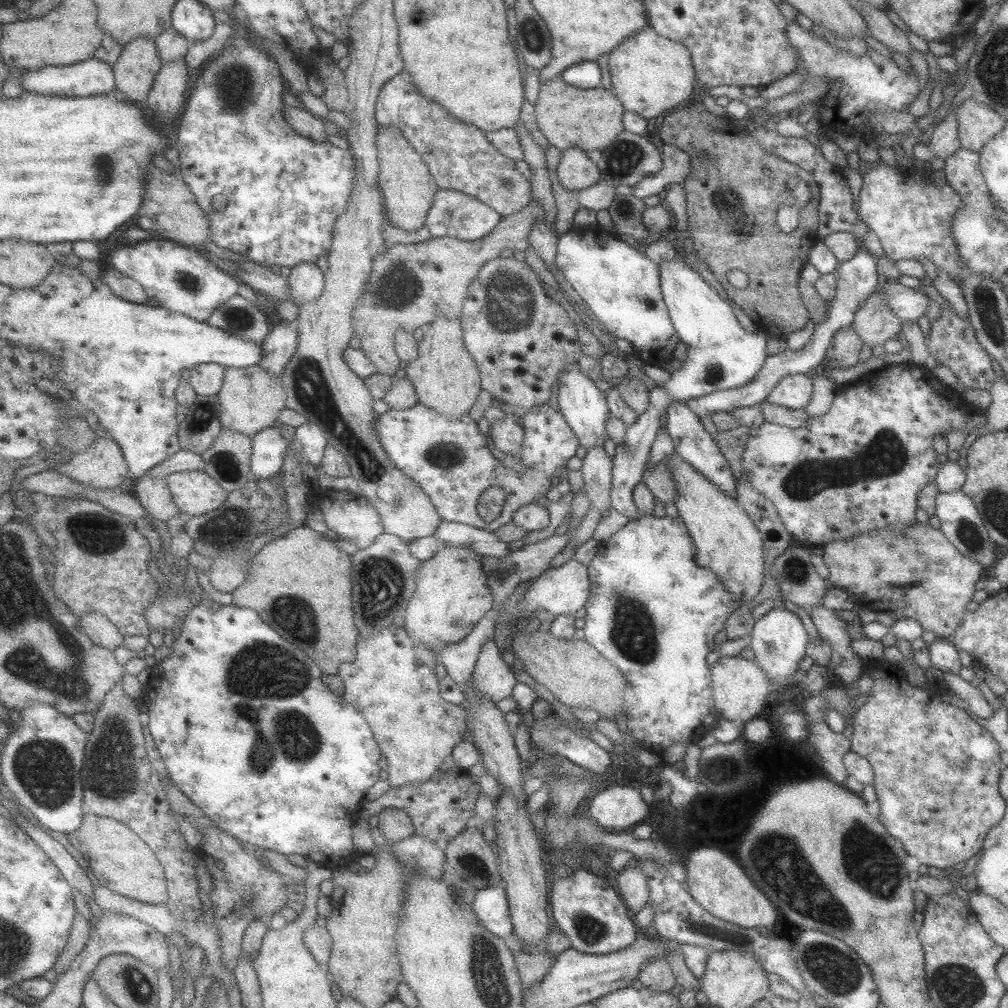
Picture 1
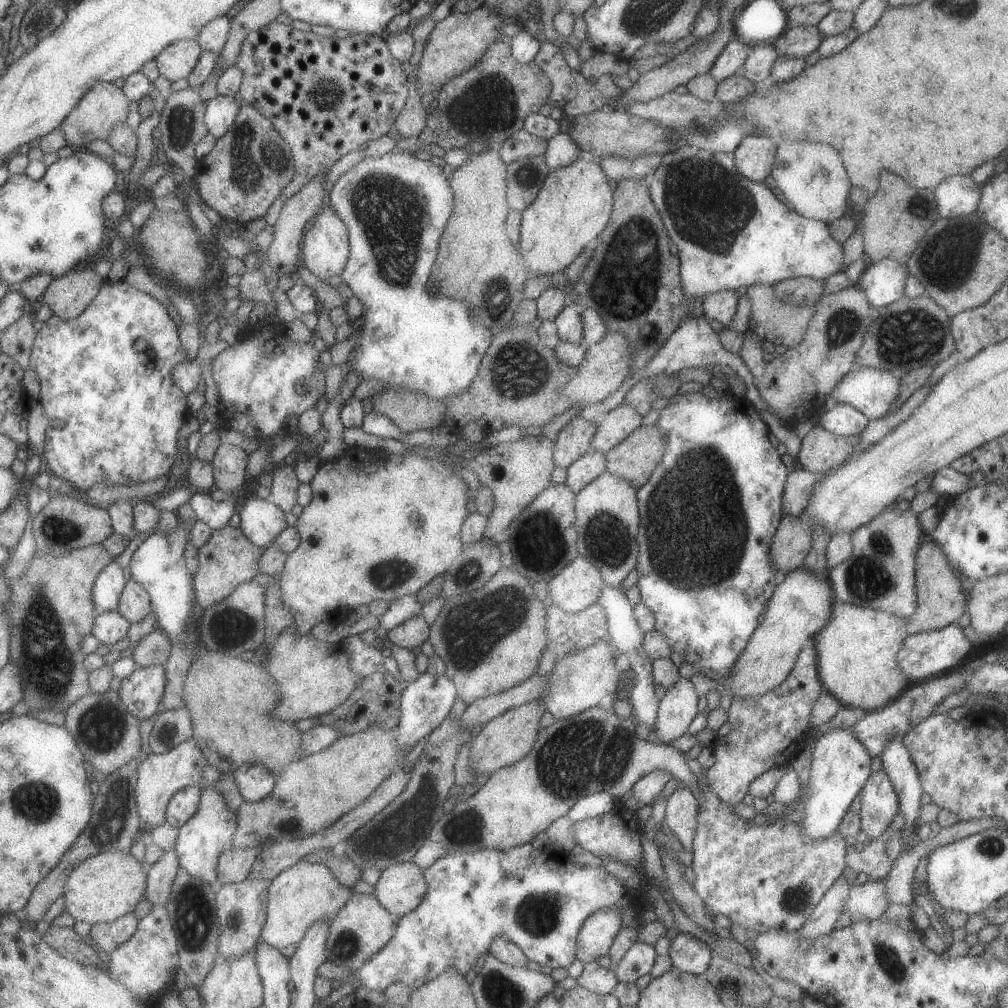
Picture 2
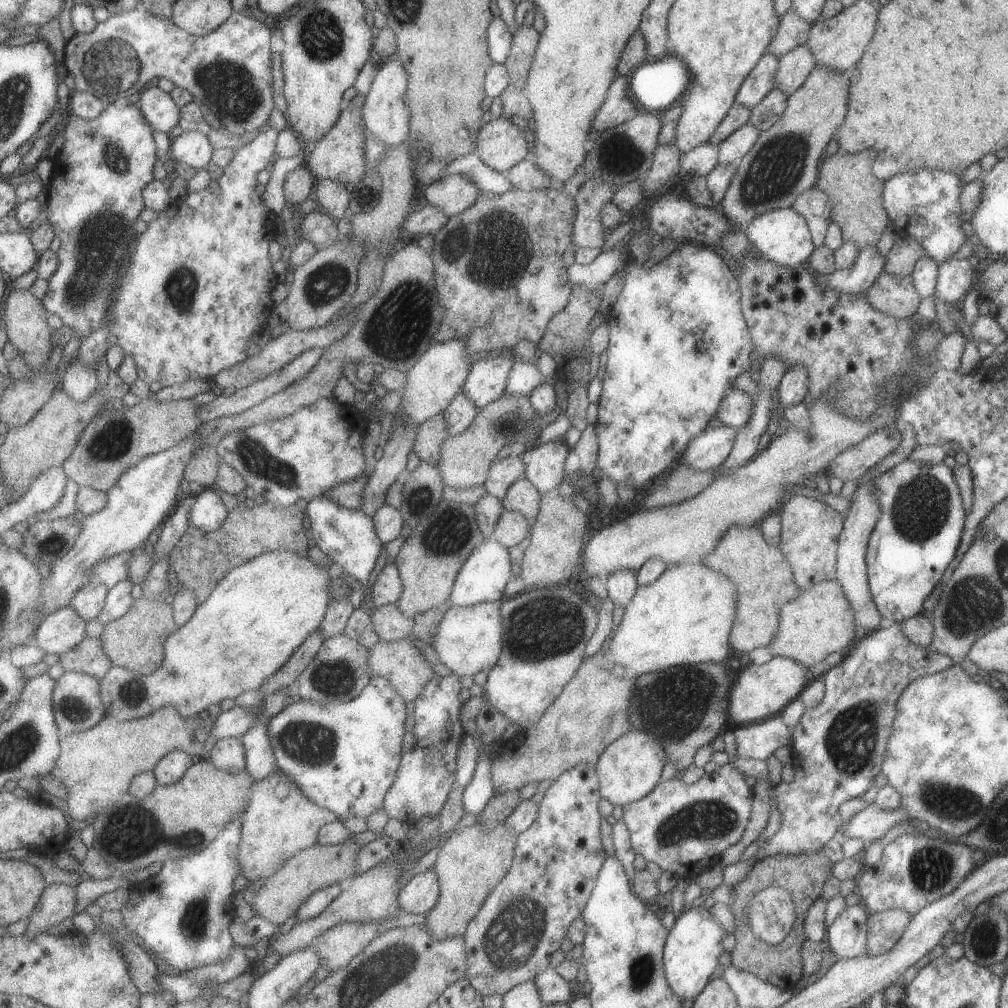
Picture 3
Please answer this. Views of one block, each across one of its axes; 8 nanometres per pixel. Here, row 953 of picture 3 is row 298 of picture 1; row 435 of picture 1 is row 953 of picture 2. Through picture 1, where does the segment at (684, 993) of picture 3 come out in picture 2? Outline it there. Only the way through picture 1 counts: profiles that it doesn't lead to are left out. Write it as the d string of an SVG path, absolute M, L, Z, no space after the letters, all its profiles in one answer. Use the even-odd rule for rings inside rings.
M636 942L625 951L617 964L612 965L612 971L618 982L635 983L643 974L649 974L655 956L653 945Z

